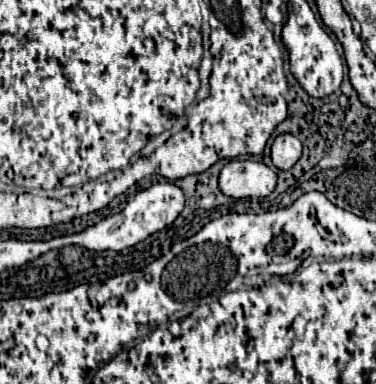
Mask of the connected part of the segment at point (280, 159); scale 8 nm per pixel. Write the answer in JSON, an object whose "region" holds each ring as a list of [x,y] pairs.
{"region":[[[280,134],[272,144],[272,164],[278,170],[290,170],[302,156],[302,144],[292,134]]]}

